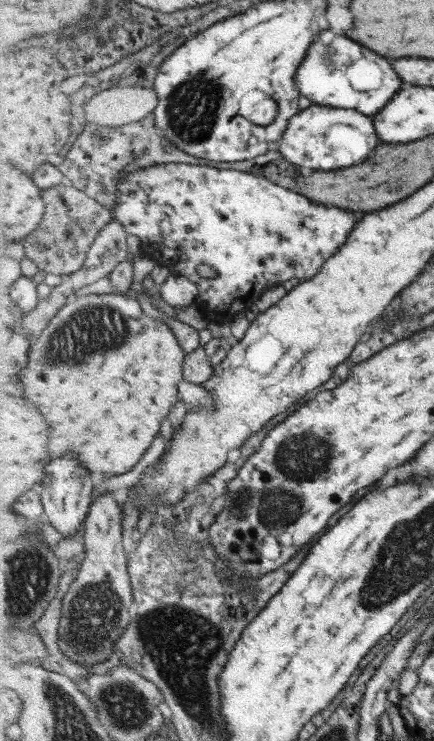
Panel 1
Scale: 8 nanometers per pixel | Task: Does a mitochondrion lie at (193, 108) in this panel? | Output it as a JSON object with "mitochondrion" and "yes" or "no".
{"mitochondrion":"yes"}

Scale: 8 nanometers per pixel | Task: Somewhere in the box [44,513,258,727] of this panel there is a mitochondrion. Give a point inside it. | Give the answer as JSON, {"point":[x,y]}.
{"point":[93,618]}

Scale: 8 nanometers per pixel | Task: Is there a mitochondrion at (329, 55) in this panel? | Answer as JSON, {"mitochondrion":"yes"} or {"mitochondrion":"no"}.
{"mitochondrion":"yes"}

